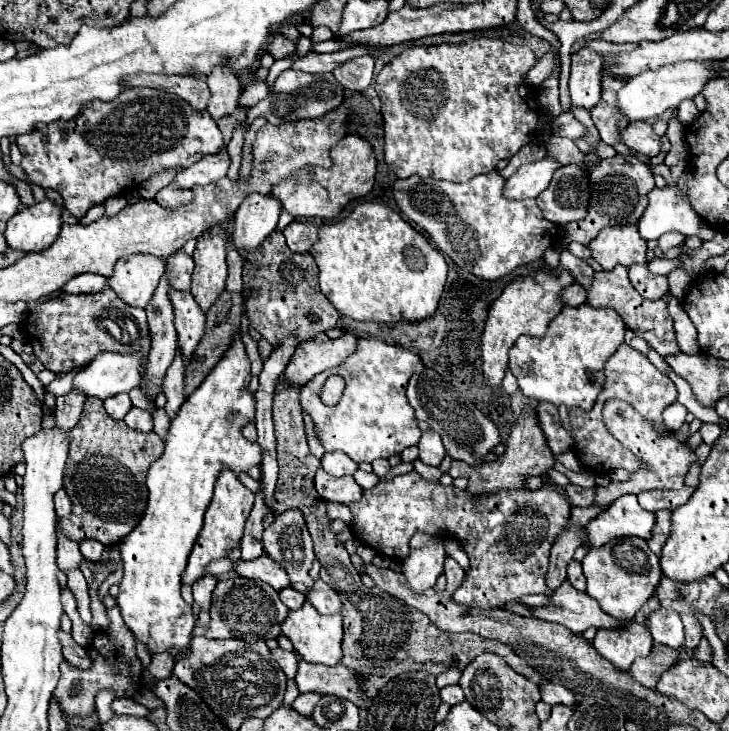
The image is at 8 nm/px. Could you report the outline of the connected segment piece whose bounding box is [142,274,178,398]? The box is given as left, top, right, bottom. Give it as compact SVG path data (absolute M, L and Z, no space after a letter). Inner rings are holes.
M168 274L162 276L150 304L146 306L148 314L148 324L150 324L150 336L152 336L152 350L148 356L148 384L142 390L148 398L156 398L158 386L164 380L166 368L176 356L178 348L178 336L174 328L174 308L170 302L170 280Z

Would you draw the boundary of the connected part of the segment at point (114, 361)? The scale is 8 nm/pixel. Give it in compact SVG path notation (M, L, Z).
M98 354L84 370L74 376L74 388L86 398L106 400L120 392L130 392L140 382L140 356Z

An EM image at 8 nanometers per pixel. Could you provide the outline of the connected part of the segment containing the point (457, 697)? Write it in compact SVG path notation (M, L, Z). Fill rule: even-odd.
M458 684L442 688L442 690L440 690L440 696L442 696L442 702L446 702L446 704L450 704L450 706L454 706L454 704L458 704L458 702L464 702L464 692L462 692L462 688L460 688Z

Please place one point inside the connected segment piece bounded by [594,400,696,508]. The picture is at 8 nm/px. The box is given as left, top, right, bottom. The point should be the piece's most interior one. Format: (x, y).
(667, 460)

